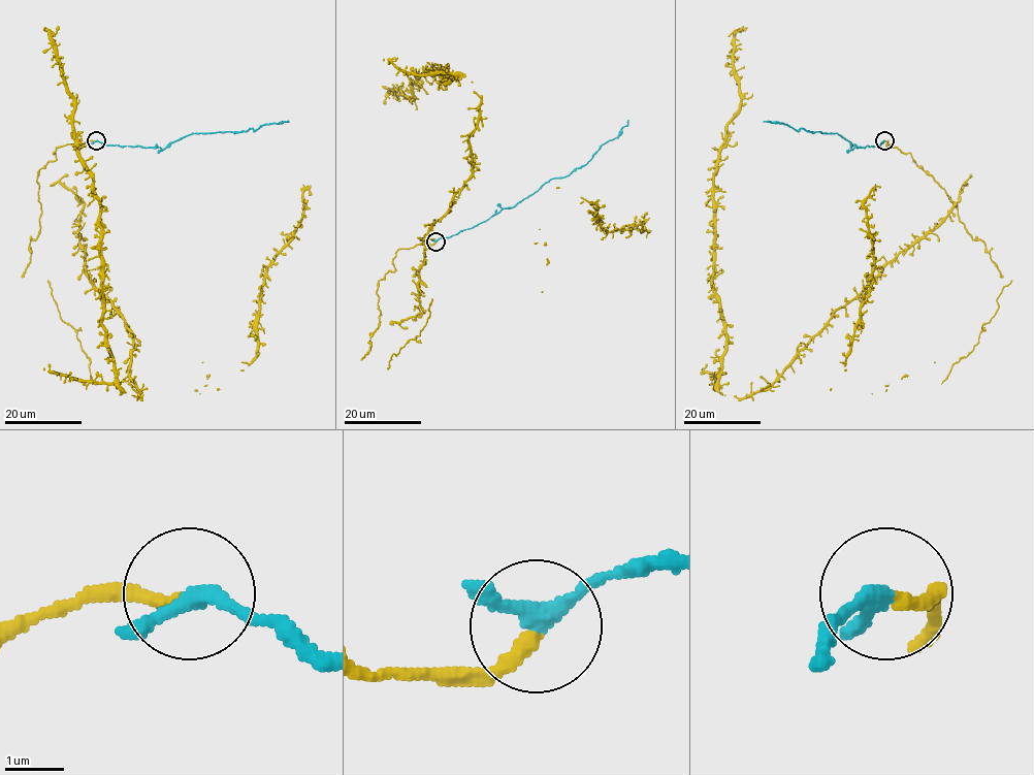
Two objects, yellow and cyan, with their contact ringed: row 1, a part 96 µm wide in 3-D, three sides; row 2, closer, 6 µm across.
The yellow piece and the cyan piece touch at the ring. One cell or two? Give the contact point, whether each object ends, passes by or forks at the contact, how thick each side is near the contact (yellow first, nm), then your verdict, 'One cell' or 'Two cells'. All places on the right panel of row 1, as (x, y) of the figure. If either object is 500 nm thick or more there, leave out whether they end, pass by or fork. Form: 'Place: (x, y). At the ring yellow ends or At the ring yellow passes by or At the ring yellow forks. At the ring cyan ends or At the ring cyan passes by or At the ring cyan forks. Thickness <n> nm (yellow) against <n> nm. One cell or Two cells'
Place: (884, 140). At the ring yellow ends. At the ring cyan passes by. Thickness 240 nm (yellow) against 260 nm. One cell

